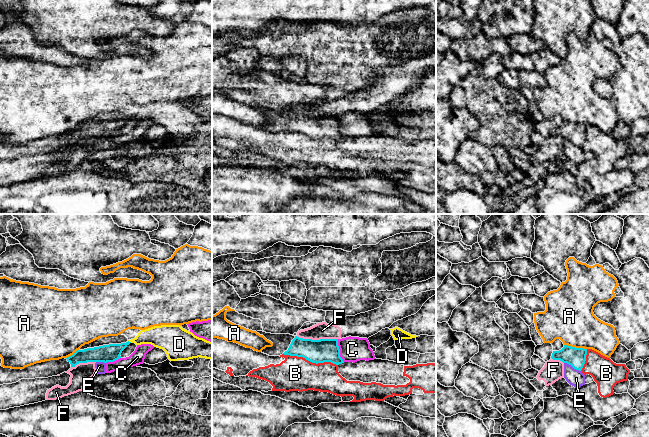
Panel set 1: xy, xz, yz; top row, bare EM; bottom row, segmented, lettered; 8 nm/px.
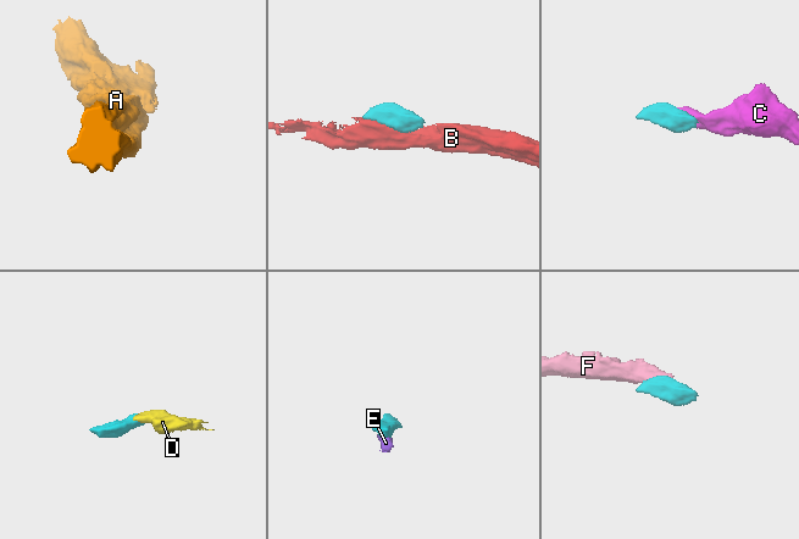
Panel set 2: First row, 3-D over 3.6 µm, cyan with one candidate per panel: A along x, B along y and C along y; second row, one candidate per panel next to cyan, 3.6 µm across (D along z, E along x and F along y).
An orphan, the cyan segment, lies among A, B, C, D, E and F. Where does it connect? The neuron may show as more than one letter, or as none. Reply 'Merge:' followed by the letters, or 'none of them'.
Merge: none of them

